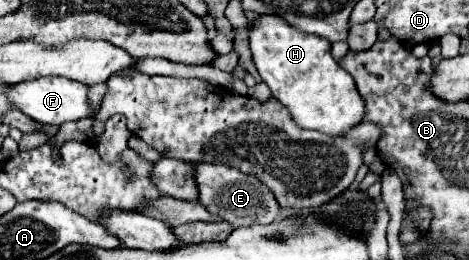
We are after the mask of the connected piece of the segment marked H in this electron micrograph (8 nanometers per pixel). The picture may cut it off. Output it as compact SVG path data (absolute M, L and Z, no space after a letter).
M259 16L249 34L249 42L251 42L251 52L253 52L253 62L261 80L271 88L273 98L277 98L291 112L291 118L297 122L297 126L305 130L319 130L329 136L339 136L339 134L347 134L347 130L363 122L365 102L361 94L357 92L357 86L351 74L347 74L333 60L331 42L327 42L325 38L307 34L307 32L295 30L279 16Z

